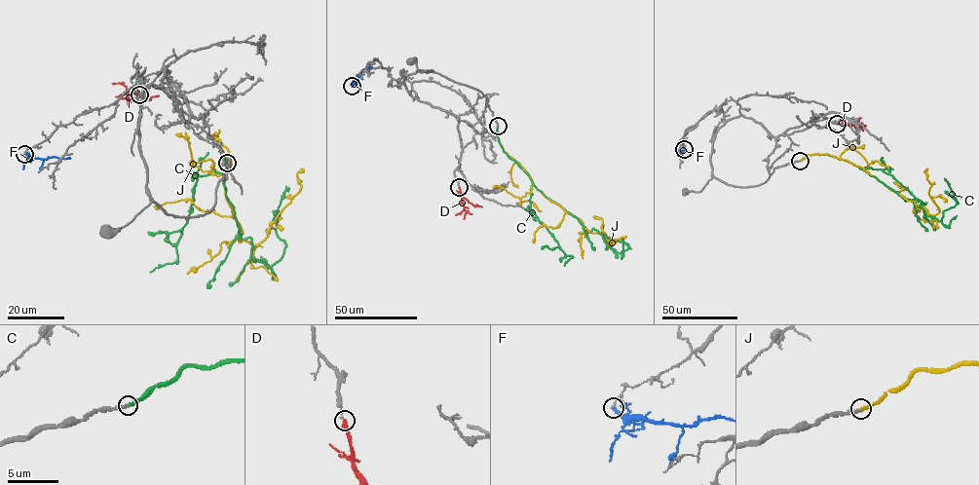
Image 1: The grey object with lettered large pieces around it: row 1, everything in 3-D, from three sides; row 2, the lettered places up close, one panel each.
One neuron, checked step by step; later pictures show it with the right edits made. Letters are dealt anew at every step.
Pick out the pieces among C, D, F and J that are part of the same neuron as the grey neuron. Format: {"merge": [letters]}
{"merge": ["D", "J"]}

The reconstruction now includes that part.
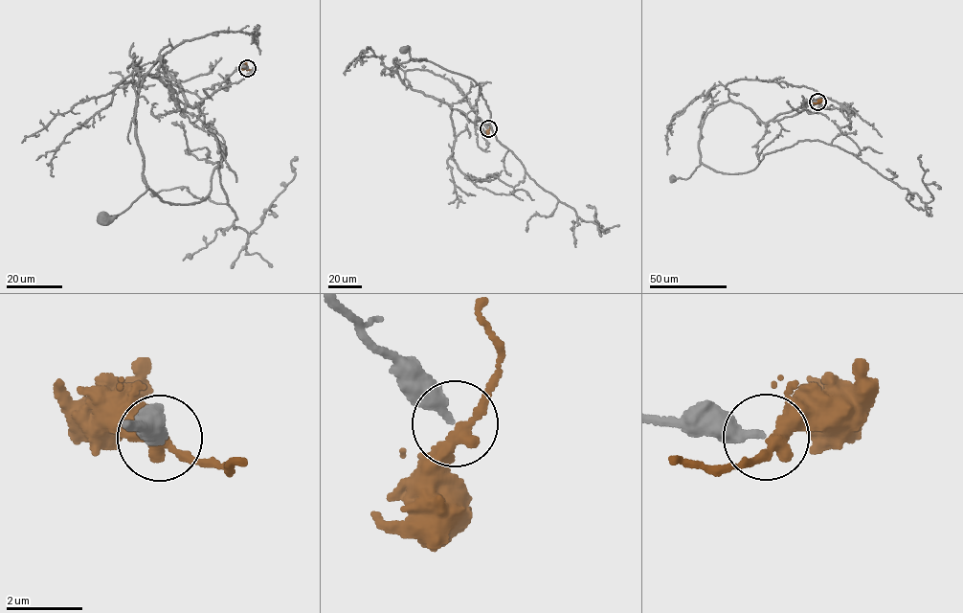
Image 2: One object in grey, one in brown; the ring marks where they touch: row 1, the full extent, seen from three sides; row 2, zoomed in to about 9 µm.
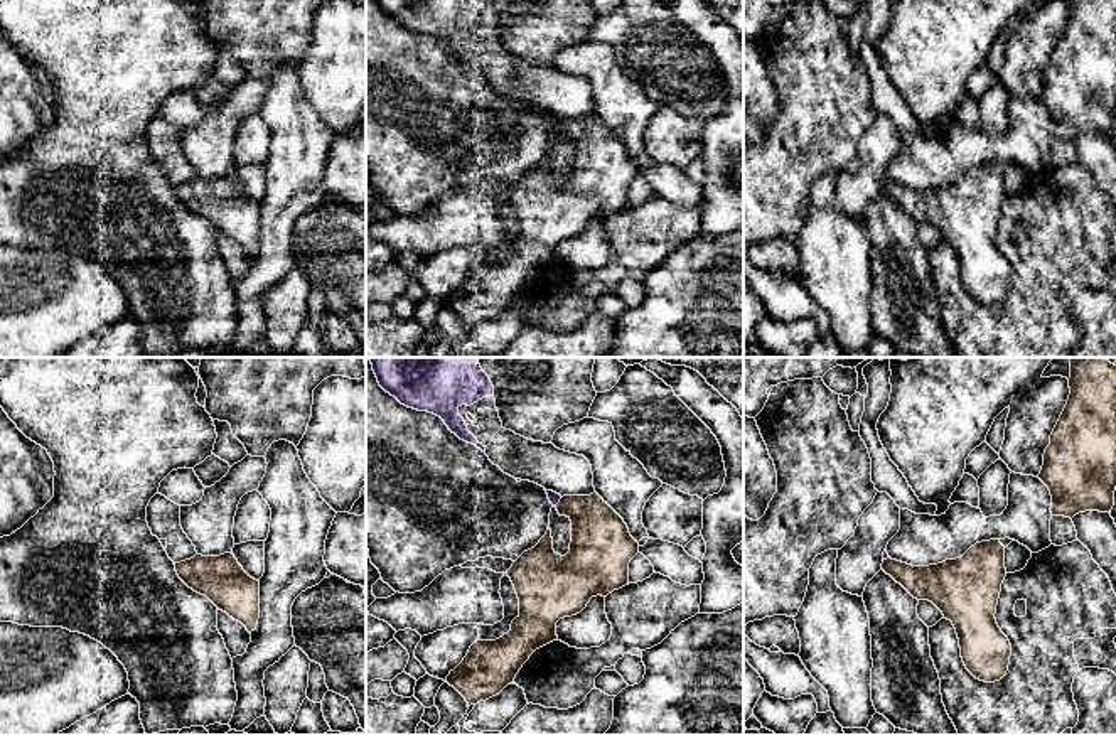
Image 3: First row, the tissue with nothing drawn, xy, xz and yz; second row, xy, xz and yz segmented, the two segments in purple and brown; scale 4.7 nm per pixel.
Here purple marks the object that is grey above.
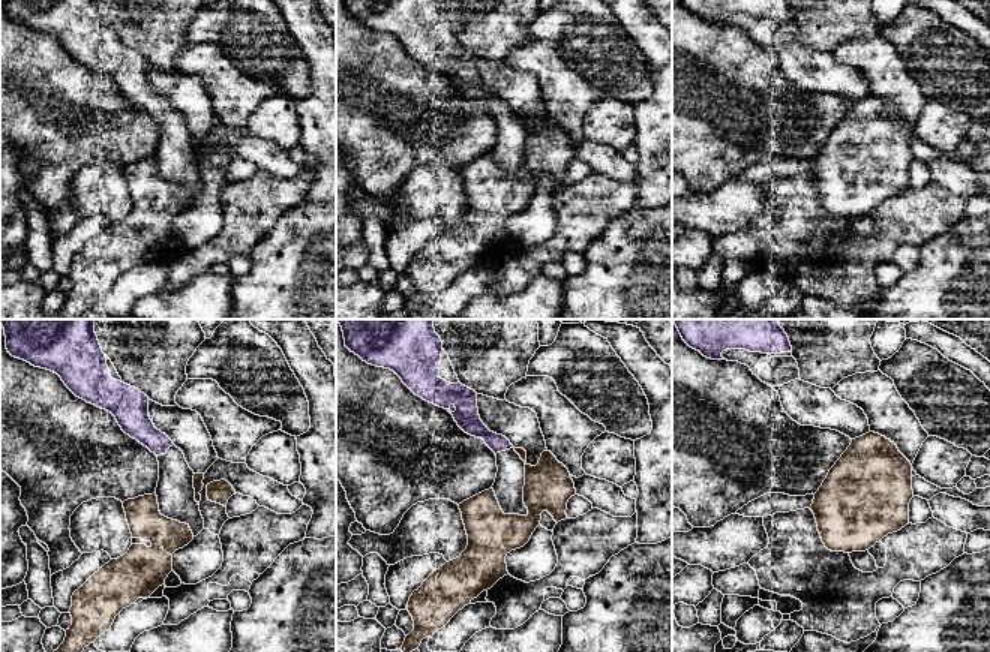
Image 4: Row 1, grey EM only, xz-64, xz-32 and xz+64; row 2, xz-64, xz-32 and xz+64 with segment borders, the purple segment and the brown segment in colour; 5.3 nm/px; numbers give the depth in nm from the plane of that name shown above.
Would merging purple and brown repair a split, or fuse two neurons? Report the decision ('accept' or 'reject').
reject

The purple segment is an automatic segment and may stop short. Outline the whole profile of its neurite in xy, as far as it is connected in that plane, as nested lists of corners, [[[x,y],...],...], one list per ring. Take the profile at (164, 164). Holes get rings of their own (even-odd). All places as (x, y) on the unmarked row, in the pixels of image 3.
[[[155,116],[147,128],[147,145],[174,185],[197,177],[196,169],[180,148],[180,128],[162,116]]]

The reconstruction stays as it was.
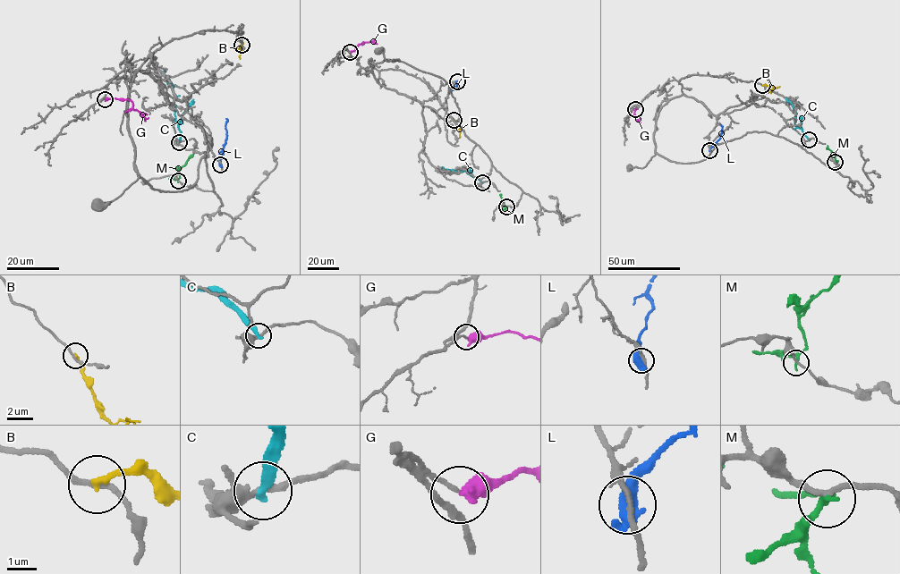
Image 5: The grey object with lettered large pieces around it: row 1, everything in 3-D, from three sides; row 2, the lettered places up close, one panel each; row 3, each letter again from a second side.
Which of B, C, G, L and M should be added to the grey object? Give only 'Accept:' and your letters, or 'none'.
Accept: G

